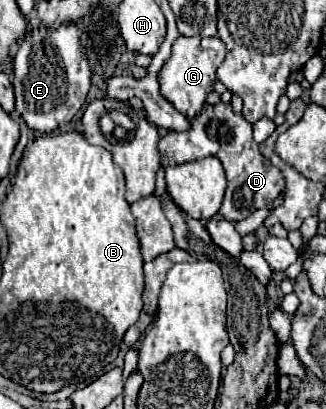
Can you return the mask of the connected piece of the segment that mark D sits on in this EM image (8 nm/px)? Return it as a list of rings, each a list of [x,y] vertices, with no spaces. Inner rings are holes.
[[[224,102],[216,106],[208,106],[200,116],[192,120],[192,128],[188,132],[180,132],[180,134],[168,132],[166,136],[162,136],[158,150],[164,166],[200,160],[202,154],[218,156],[224,164],[228,178],[228,188],[220,214],[232,222],[244,220],[254,210],[264,208],[268,202],[276,200],[286,188],[282,180],[282,172],[268,158],[260,154],[258,144],[252,140],[252,124],[244,120],[240,114],[234,114],[232,106]]]

